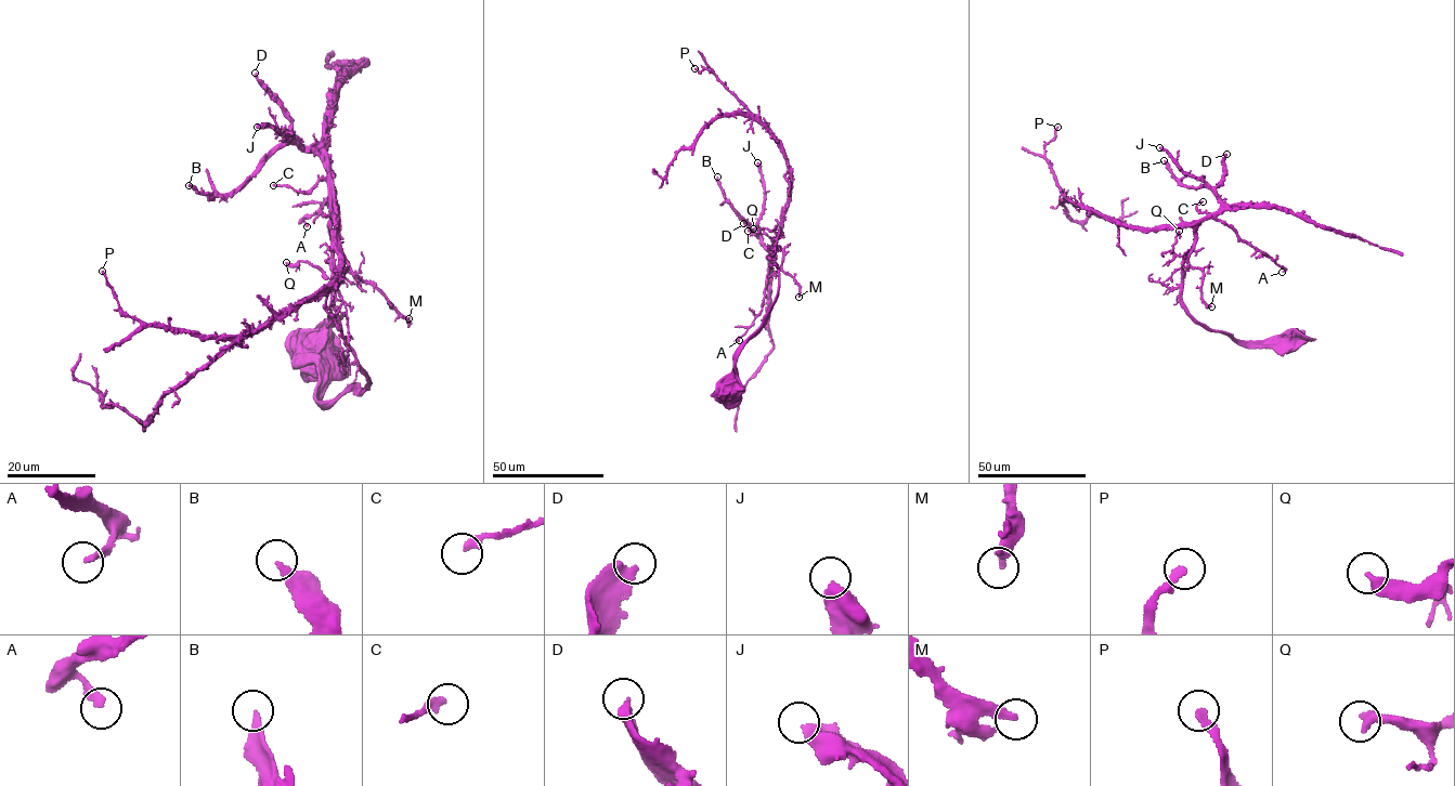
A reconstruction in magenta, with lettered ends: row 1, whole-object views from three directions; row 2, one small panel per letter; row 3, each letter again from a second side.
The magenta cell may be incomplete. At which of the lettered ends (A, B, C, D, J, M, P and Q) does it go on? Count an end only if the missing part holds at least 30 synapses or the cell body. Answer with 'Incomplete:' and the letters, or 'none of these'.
Incomplete: J

